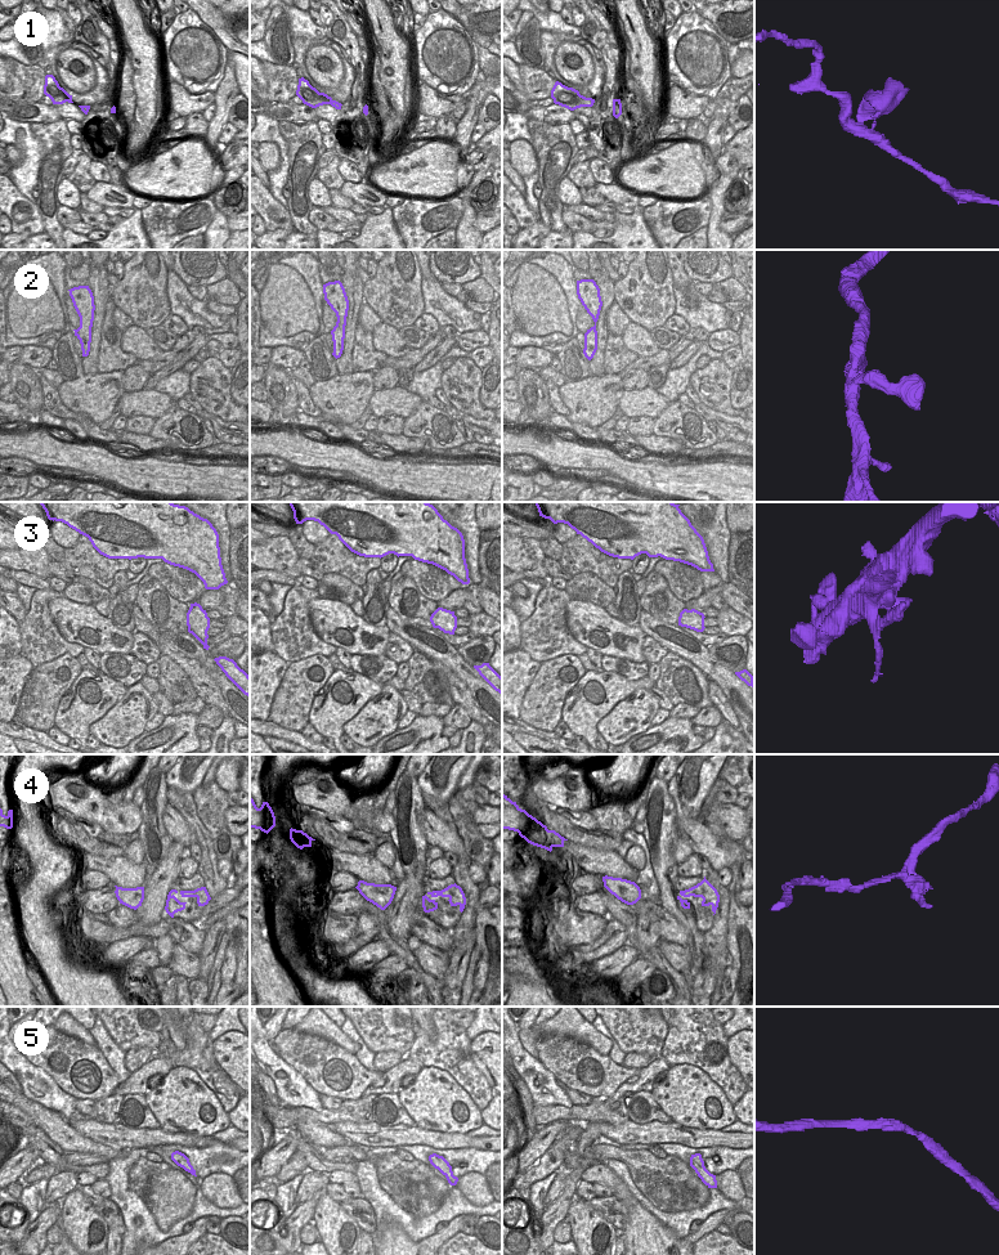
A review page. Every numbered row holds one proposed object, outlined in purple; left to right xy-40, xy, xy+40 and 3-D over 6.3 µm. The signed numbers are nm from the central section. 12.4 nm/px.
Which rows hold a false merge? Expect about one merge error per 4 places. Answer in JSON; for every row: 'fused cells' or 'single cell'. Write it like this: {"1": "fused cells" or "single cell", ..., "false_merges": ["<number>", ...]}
{"1": "fused cells", "2": "single cell", "3": "single cell", "4": "single cell", "5": "single cell", "false_merges": ["1"]}

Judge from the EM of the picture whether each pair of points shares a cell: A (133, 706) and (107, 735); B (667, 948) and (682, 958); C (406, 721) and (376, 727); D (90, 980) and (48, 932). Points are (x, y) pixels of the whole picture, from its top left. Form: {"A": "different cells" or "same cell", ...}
{"A": "same cell", "B": "same cell", "C": "different cells", "D": "same cell"}

